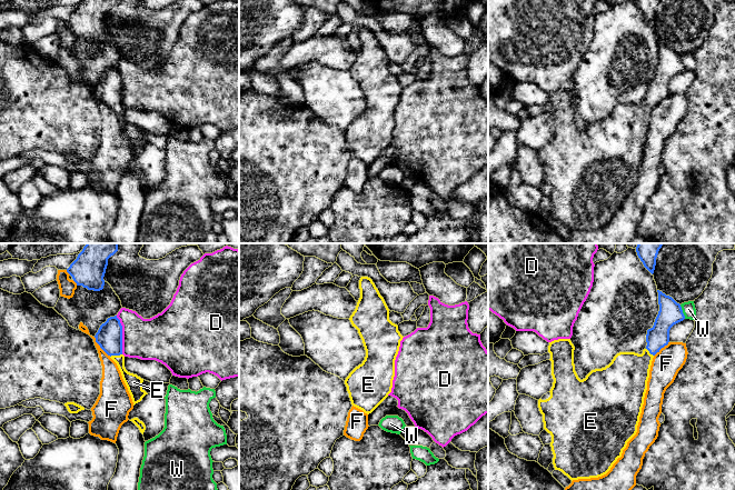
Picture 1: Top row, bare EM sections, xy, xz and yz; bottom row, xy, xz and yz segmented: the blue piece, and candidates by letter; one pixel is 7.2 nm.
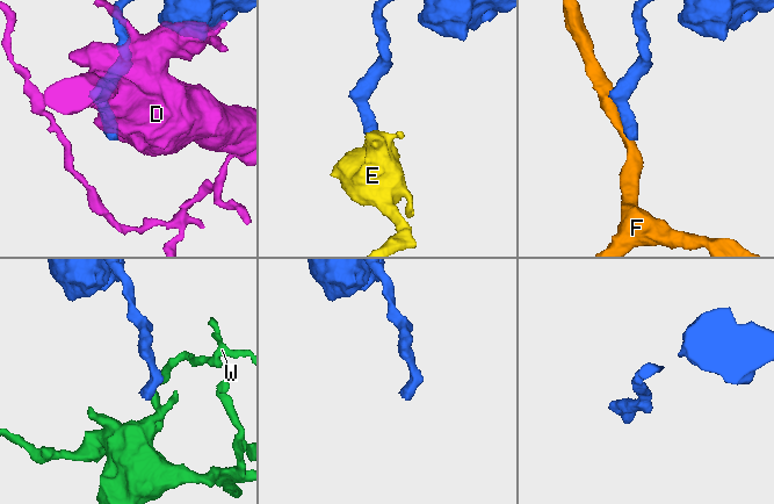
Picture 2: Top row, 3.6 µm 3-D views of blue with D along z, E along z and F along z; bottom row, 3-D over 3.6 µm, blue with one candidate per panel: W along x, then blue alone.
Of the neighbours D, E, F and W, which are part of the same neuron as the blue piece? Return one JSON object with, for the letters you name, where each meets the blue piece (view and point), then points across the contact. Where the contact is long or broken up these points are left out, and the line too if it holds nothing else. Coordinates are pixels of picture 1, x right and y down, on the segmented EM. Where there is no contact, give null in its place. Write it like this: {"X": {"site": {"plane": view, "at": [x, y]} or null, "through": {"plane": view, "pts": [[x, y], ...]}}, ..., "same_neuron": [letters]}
{"E": {"site": {"plane": "xy", "at": [116, 354]}, "through": {"plane": "xy", "pts": [[109, 337], [116, 354], [123, 372], [133, 382]]}}, "same_neuron": ["E"]}

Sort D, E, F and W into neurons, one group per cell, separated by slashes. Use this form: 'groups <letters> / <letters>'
groups D / E / F / W

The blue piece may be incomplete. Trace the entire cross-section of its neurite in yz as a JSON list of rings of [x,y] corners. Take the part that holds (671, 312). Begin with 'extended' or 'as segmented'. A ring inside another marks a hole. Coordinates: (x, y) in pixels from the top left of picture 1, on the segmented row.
extended | [[[662,291],[657,292],[659,311],[654,326],[647,330],[647,346],[642,354],[619,352],[608,366],[592,370],[580,380],[575,371],[575,347],[570,339],[549,342],[554,382],[550,391],[538,400],[538,408],[544,429],[552,436],[554,468],[572,481],[606,474],[637,432],[653,358],[668,344],[671,328],[685,319],[679,303]]]

